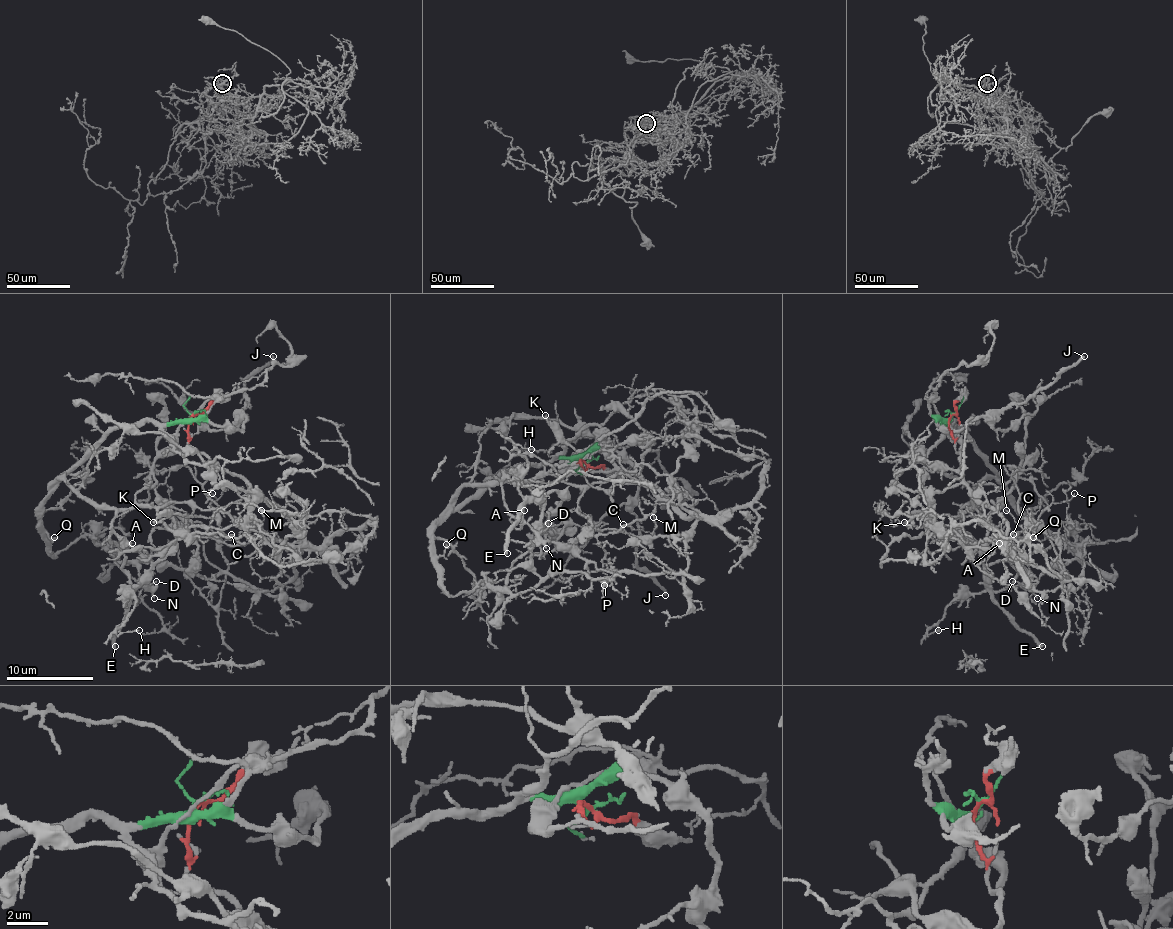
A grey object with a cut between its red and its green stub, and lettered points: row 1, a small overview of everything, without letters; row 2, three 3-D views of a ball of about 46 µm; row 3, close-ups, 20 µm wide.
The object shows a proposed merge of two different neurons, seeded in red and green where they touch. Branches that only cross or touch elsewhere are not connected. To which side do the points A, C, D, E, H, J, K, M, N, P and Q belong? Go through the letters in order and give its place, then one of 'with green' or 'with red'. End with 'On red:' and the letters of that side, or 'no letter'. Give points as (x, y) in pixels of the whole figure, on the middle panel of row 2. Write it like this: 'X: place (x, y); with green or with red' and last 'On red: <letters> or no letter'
A: place (524, 510); with green
C: place (623, 524); with red
D: place (548, 523); with green
E: place (507, 553); with green
H: place (531, 449); with green
J: place (665, 595); with green
K: place (545, 415); with red
M: place (653, 517); with red
N: place (546, 548); with green
P: place (604, 585); with red
Q: place (446, 544); with green
On red: C, K, M, P

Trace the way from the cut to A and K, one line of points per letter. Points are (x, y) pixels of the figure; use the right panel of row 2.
A: (952, 416), (947, 423), (993, 471), (976, 486), (960, 527), (980, 542), (999, 542)
K: (952, 416), (949, 434), (978, 516), (915, 514), (904, 523)

